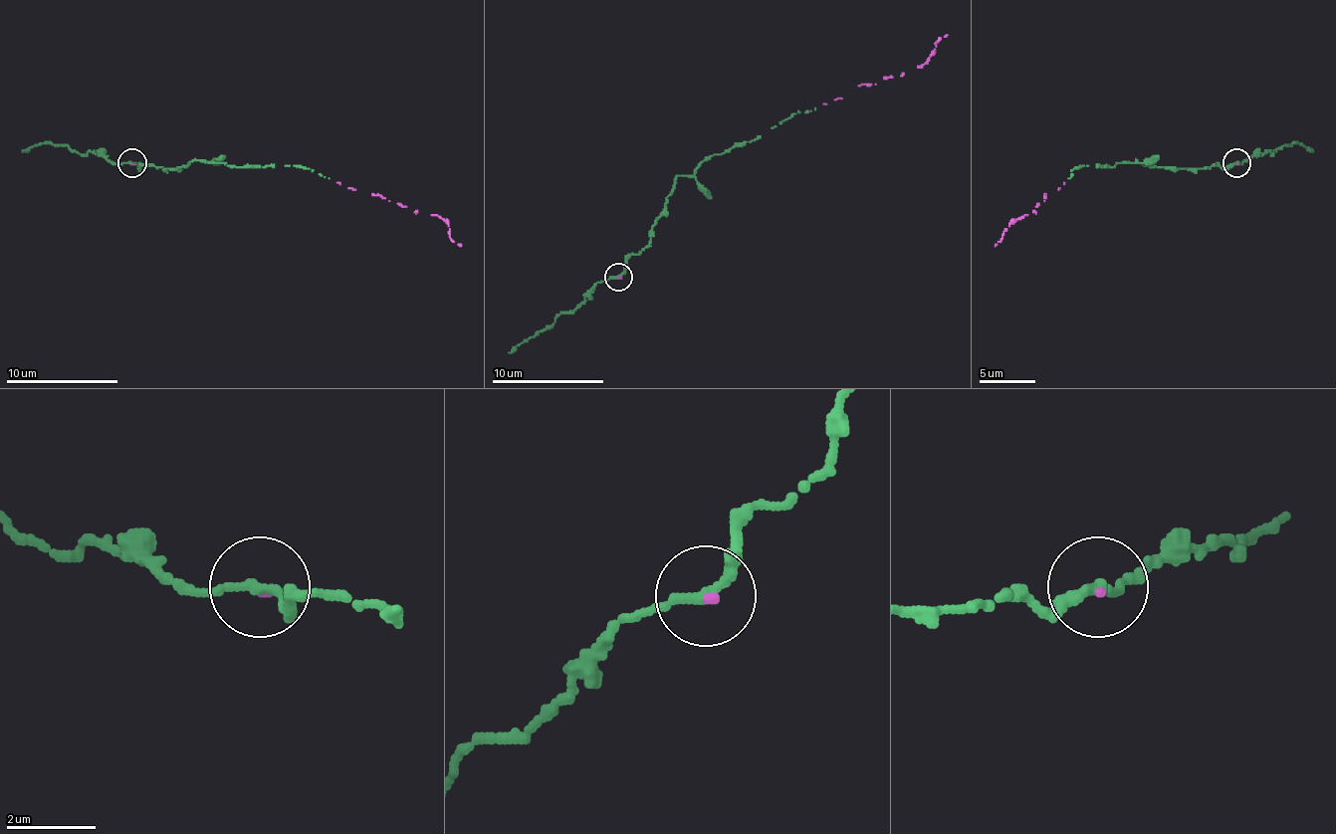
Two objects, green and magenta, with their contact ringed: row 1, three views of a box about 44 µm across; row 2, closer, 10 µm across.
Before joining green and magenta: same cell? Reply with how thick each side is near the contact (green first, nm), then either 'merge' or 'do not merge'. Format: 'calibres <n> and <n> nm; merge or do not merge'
calibres 240 and 130 nm; merge

